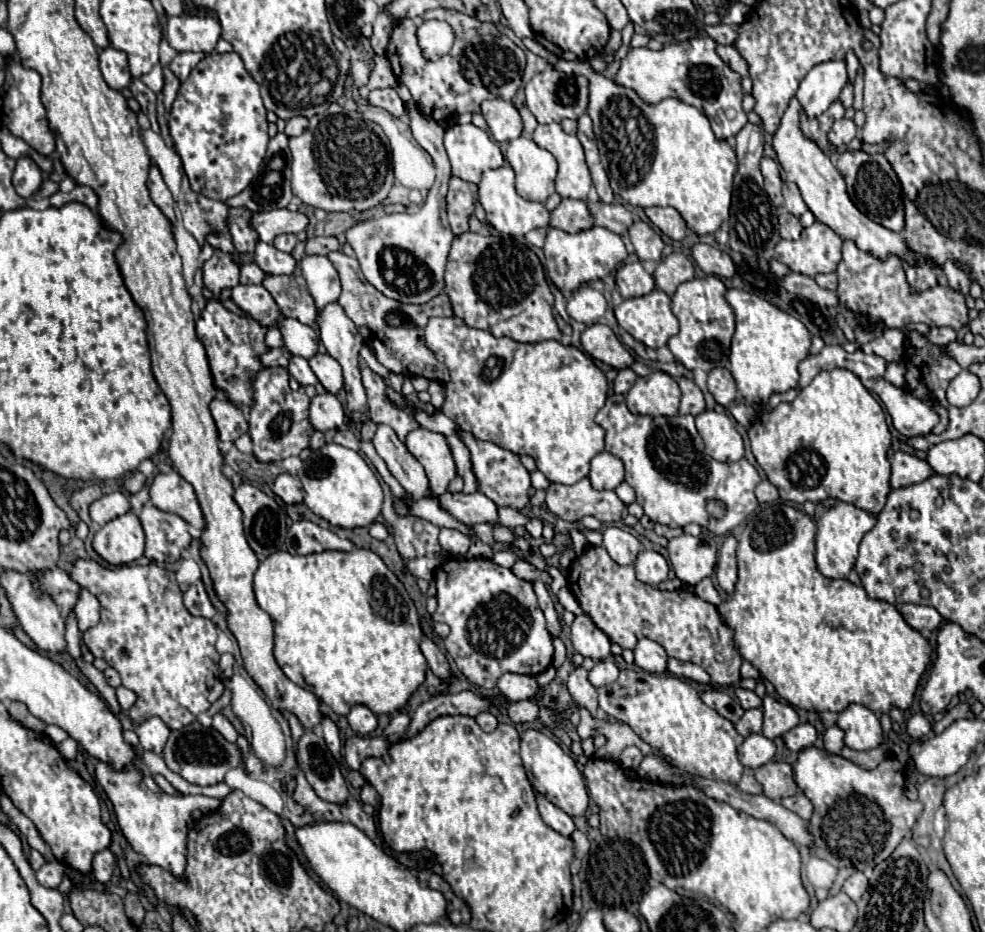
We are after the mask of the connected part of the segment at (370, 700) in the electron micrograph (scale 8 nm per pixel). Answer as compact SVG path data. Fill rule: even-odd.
M356 547L350 553L346 553L346 551L322 551L322 553L306 555L306 557L290 555L286 551L272 553L272 555L268 555L260 563L260 567L258 567L256 575L254 575L254 593L256 593L258 605L272 617L272 623L274 623L274 656L278 665L292 682L312 691L334 713L348 715L348 711L350 711L352 705L366 705L376 715L382 715L382 713L394 715L394 713L398 713L408 703L408 699L412 697L412 693L424 683L428 665L426 665L426 657L418 649L418 641L422 639L422 625L420 625L418 609L416 609L414 601L410 599L408 591L404 589L402 581L386 567L386 563L374 551Z

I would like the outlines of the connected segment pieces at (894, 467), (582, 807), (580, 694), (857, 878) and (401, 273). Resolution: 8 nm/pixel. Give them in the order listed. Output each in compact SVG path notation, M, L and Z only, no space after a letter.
M890 451L890 489L900 489L928 479L934 471L916 455Z
M526 731L522 735L522 743L520 743L520 755L524 761L524 767L532 779L532 785L538 793L542 793L548 801L552 801L554 805L558 805L560 809L564 809L570 817L580 817L586 813L588 809L588 791L582 779L582 773L578 771L574 759L570 755L566 755L558 743L554 743L550 737L546 737L540 731Z
M574 667L568 675L566 685L576 705L582 705L592 711L592 715L598 715L598 693L596 687L588 681L588 671L584 667Z
M856 871L854 875L850 875L846 881L844 881L844 893L852 899L852 901L858 901L864 891L868 889L868 879L862 871Z
M414 105L404 111L414 139L436 165L436 181L428 191L426 201L416 213L384 215L376 221L364 221L346 231L346 239L352 245L356 259L362 265L362 273L386 297L400 303L426 303L444 291L444 267L452 245L452 231L446 221L446 191L450 179L450 163L442 145L442 131L432 117L422 115Z

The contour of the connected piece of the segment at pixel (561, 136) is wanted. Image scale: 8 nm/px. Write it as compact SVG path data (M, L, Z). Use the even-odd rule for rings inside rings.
M550 123L538 125L534 131L534 141L538 147L548 149L558 161L556 193L560 197L586 199L592 187L592 177L584 161L584 149L578 137L564 133L560 123Z

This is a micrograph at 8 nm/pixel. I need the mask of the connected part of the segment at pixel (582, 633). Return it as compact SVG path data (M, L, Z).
M584 615L576 616L570 626L570 641L582 657L594 661L610 657L610 639L592 620Z

